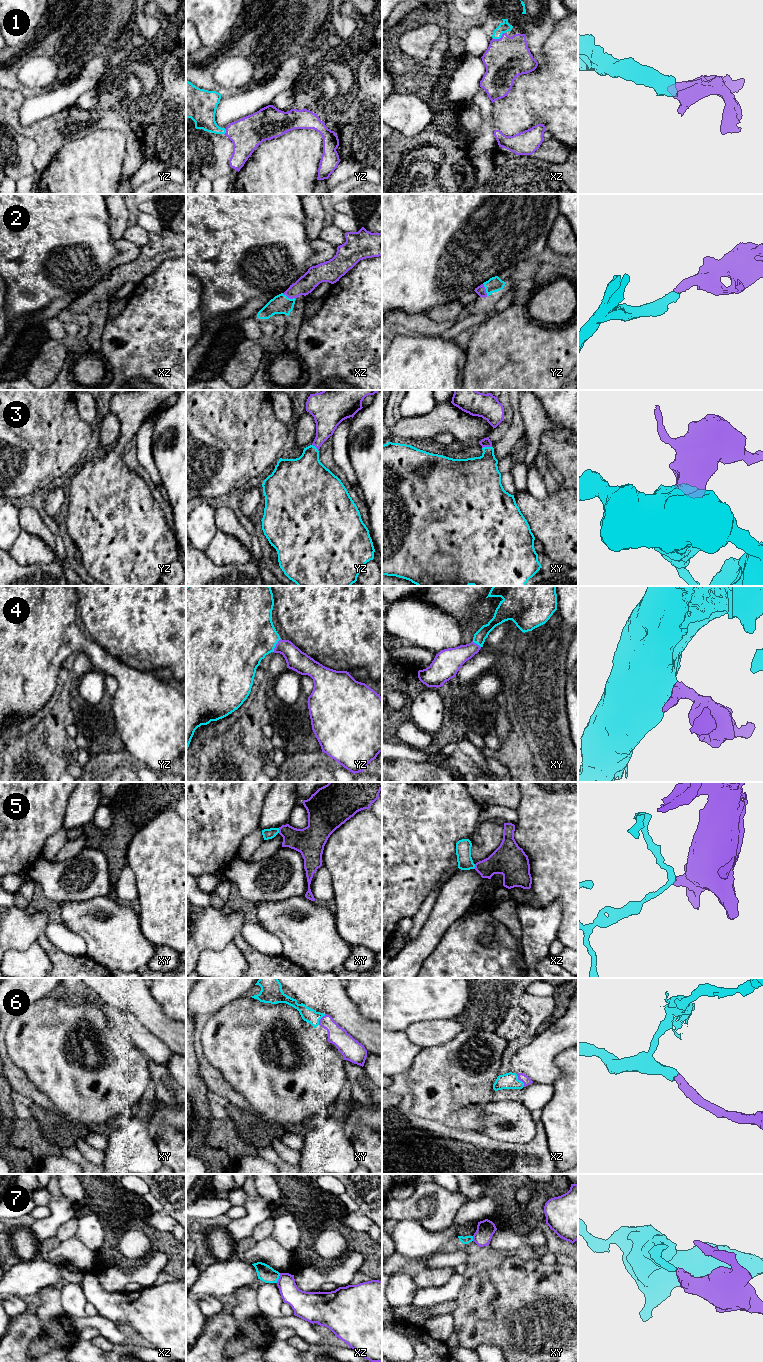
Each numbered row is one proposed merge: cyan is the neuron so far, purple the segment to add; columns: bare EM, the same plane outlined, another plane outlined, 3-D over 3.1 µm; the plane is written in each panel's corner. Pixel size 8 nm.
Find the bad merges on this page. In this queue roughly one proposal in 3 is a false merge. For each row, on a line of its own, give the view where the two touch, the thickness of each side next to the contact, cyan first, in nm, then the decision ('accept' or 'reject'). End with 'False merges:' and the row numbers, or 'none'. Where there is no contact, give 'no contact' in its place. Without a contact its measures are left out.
1: xz | 90/340 nm | accept
2: xz | 160/150 nm | accept
3: xy | 320/70 nm | accept
4: yz | 460/160 nm | accept
5: xy | 80/220 nm | reject
6: xz | 130/70 nm | accept
7: xz | 140/170 nm | reject
False merges: 5, 7

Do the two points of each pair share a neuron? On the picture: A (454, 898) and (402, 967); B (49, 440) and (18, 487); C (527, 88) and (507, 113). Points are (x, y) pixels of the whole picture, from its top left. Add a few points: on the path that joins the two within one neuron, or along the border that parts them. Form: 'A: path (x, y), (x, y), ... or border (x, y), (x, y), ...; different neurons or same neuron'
A: path (443, 915), (426, 942), (418, 950); same neuron
B: path (37, 452), (27, 462), (27, 466), (21, 475); same neuron
C: path (526, 94), (513, 107); same neuron

